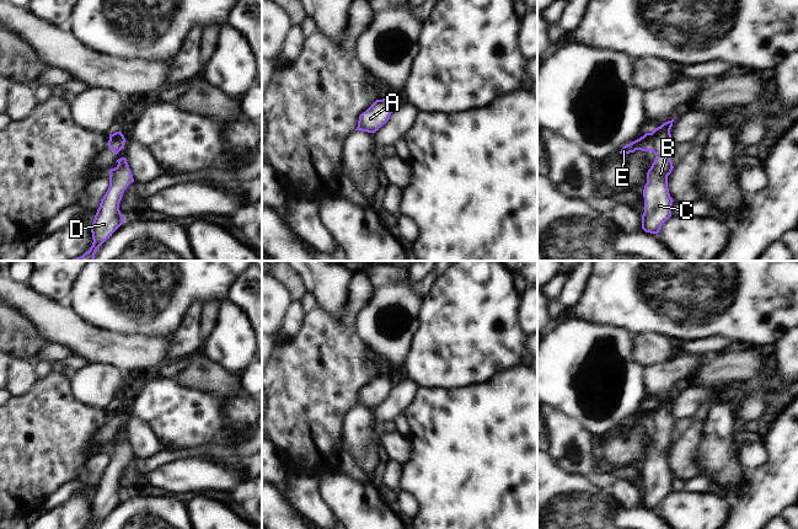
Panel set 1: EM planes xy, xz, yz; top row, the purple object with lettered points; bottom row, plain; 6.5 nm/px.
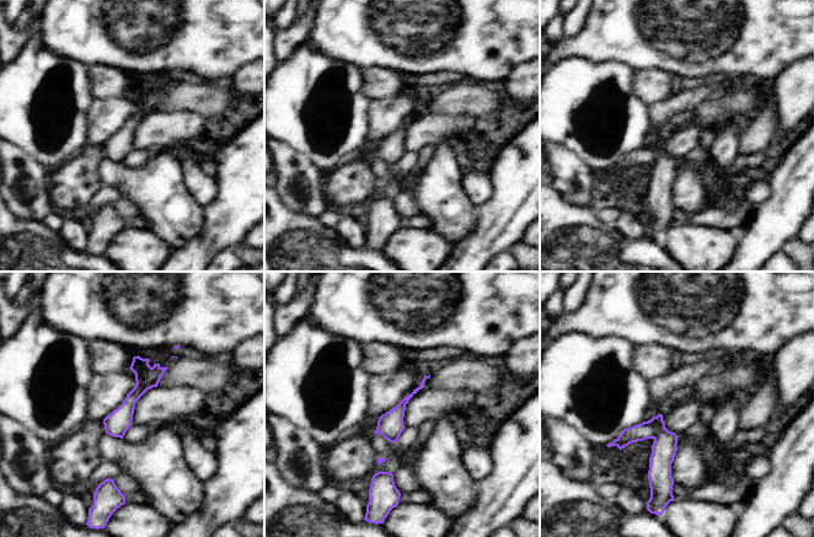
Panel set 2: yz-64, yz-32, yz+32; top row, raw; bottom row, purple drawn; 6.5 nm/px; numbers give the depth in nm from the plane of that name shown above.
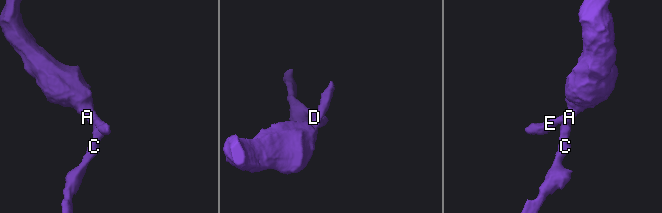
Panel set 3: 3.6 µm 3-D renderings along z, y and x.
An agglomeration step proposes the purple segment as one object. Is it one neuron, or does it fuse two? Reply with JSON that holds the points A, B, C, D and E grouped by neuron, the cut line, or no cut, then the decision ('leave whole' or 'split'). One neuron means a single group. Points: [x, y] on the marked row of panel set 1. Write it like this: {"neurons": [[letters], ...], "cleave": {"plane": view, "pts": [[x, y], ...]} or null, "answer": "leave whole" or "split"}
{"neurons": [["A", "B", "C", "D"], ["E"]], "cleave": {"plane": "yz", "pts": [[649, 133], [654, 151]]}, "answer": "split"}

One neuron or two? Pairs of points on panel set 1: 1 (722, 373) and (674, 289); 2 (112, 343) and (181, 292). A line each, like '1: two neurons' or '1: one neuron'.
1: two neurons
2: two neurons

